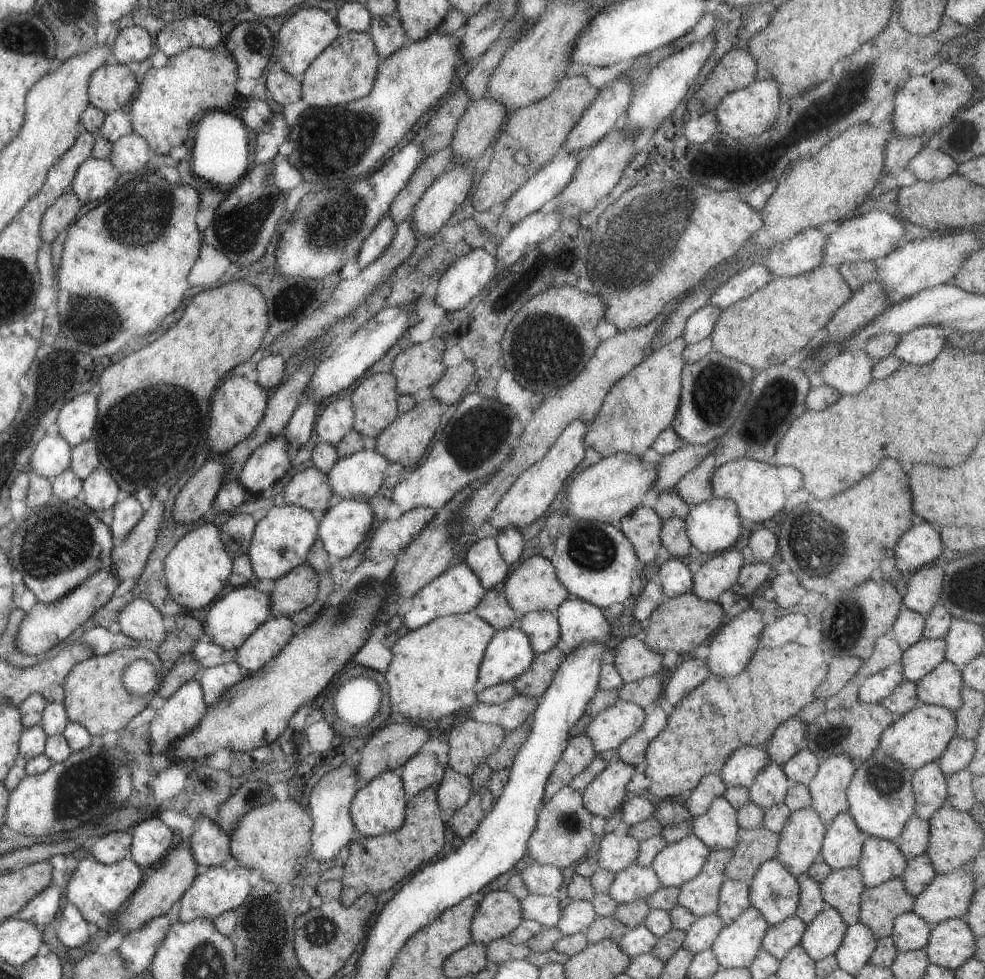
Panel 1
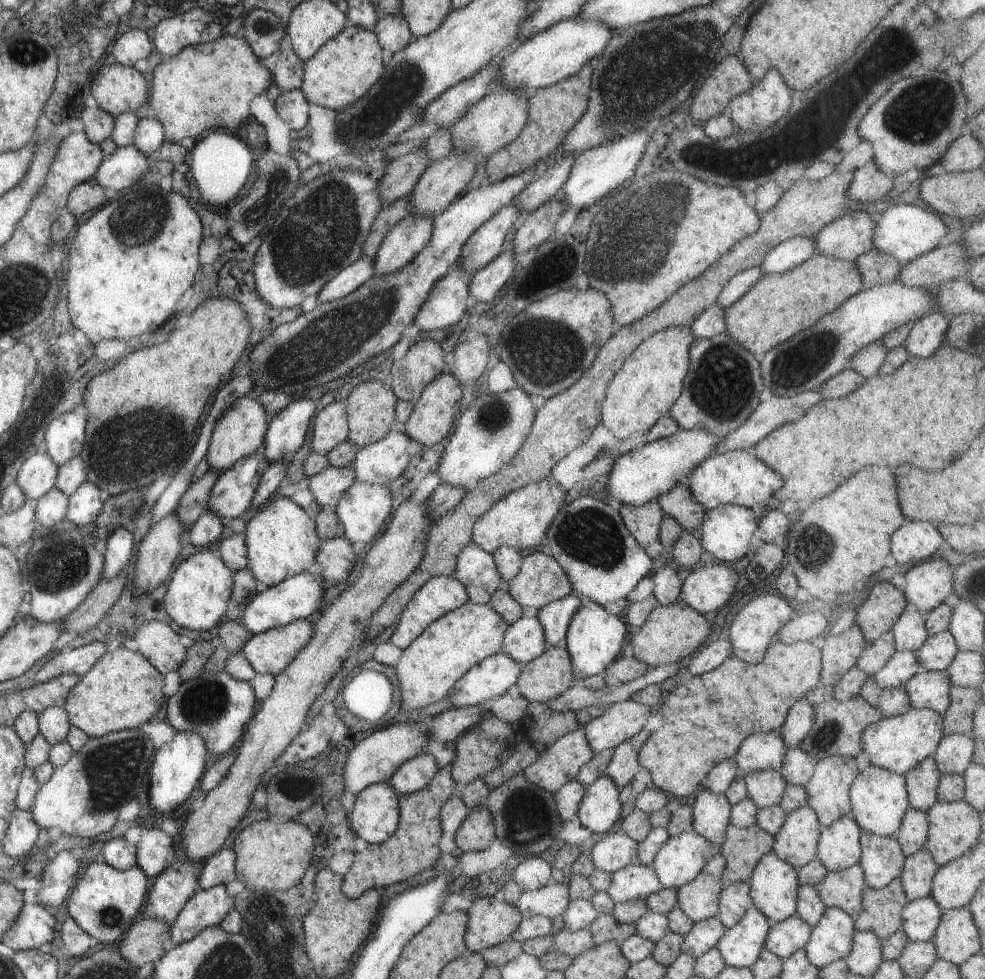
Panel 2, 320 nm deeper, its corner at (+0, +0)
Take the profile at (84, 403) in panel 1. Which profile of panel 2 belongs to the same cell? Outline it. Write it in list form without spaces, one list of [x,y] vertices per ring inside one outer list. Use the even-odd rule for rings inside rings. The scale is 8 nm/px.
[[[75,409],[61,413],[51,421],[51,424],[47,425],[43,437],[45,454],[55,466],[65,464],[81,452],[85,419],[85,415],[79,414]]]

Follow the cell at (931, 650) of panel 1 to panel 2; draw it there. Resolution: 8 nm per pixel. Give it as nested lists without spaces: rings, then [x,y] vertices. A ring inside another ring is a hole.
[[[947,630],[929,635],[925,643],[914,652],[916,660],[924,671],[943,671],[955,657],[958,647]]]

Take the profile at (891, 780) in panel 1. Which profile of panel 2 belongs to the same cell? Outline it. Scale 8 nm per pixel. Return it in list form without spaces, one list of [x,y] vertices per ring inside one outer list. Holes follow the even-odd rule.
[[[870,765],[859,772],[848,791],[850,816],[862,831],[880,836],[893,836],[903,814],[908,810],[904,776]]]

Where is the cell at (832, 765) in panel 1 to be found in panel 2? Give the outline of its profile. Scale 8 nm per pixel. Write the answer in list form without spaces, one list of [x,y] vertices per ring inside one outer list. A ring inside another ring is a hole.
[[[834,755],[815,762],[811,779],[803,788],[806,793],[806,806],[815,812],[821,829],[830,826],[840,817],[850,816],[848,791],[857,774],[859,772],[853,757]]]

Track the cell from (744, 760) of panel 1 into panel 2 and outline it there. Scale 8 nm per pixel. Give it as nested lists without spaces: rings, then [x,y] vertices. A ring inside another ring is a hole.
[[[776,731],[754,733],[739,744],[732,760],[743,774],[766,769],[778,771],[787,750]]]

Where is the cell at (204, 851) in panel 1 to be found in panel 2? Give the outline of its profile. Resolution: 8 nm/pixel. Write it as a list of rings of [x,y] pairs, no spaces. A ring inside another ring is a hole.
[[[221,847],[214,856],[203,860],[196,885],[200,889],[208,889],[215,885],[227,885],[235,880],[235,853],[231,848]]]

